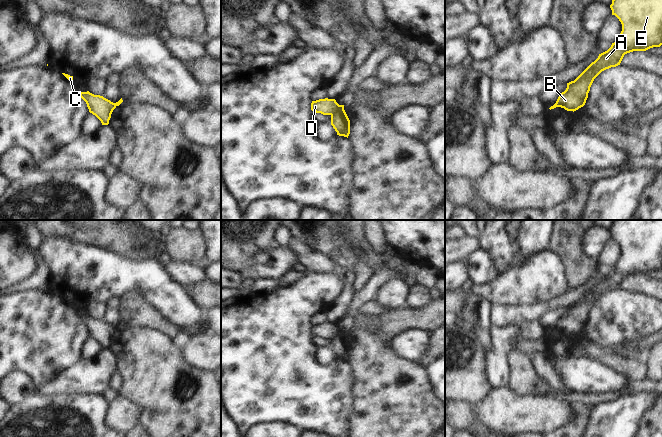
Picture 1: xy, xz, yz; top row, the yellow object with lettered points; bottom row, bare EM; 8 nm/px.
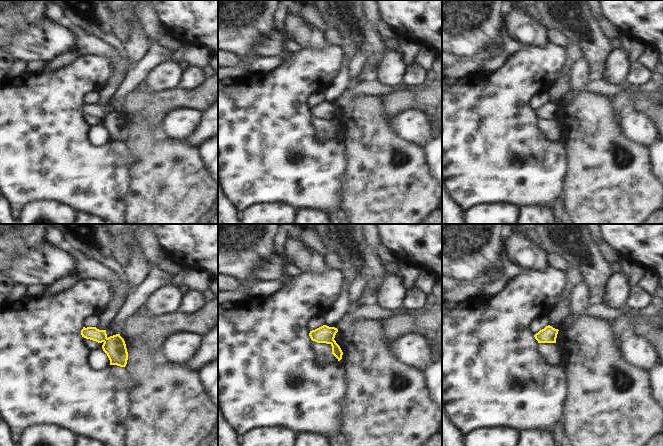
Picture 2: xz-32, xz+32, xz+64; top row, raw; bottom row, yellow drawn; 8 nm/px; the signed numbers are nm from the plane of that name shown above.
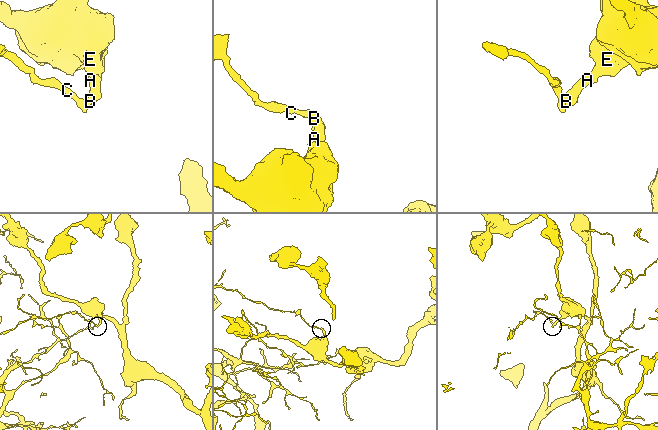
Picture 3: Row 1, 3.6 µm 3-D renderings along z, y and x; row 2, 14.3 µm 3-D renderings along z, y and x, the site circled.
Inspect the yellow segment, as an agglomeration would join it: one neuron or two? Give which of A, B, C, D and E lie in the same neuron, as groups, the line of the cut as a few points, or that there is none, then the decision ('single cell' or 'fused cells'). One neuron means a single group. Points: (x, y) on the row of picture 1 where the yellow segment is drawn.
groups A B E / C D; cut xz (340, 105), (331, 115); fused cells

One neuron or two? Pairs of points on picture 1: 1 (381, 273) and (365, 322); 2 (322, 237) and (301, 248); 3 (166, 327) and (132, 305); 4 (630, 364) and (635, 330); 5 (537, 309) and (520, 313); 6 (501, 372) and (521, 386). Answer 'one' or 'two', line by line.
1: two
2: two
3: one
4: two
5: one
6: two

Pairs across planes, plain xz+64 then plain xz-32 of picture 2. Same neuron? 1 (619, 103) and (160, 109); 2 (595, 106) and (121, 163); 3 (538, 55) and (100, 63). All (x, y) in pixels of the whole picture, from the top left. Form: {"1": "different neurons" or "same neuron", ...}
{"1": "same neuron", "2": "different neurons", "3": "same neuron"}

